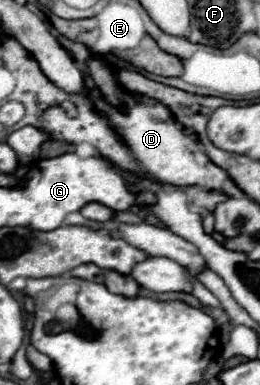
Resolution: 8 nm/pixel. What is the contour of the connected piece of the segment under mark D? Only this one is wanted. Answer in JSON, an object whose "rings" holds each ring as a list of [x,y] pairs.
{"rings":[[[139,99],[135,105],[127,105],[127,115],[123,115],[119,109],[109,107],[107,117],[123,129],[125,143],[133,151],[133,155],[143,163],[143,167],[157,177],[159,181],[173,183],[177,187],[189,187],[197,185],[207,191],[217,191],[225,193],[229,197],[237,198],[237,194],[242,194],[235,185],[235,181],[229,177],[229,173],[221,167],[217,167],[201,149],[201,143],[197,141],[197,135],[191,129],[185,129],[179,125],[173,115],[163,107],[161,103],[155,103],[151,99]]]}

